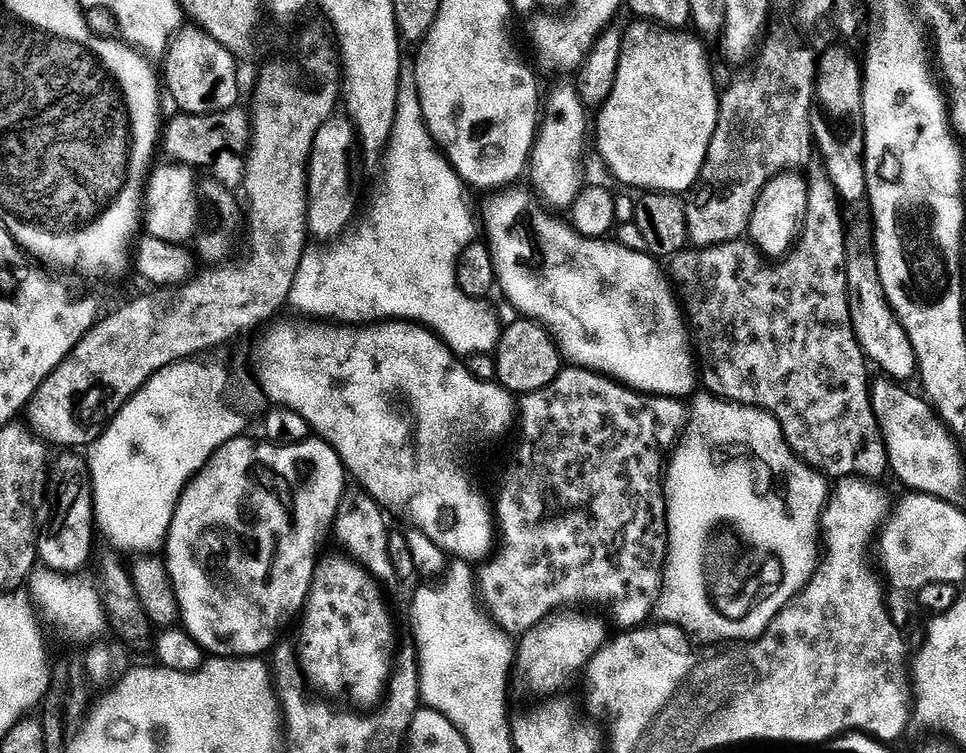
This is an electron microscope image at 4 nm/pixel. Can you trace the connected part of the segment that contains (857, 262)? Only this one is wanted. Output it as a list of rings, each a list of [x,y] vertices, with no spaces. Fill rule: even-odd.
[[[856,240],[847,241],[843,249],[843,272],[848,281],[848,310],[852,315],[852,328],[856,331],[856,341],[860,344],[865,357],[873,365],[881,368],[885,377],[896,382],[908,382],[917,375],[916,352],[912,348],[906,330],[896,317],[896,311],[886,298],[886,290],[882,286],[880,271],[876,265],[876,249],[860,248]]]

